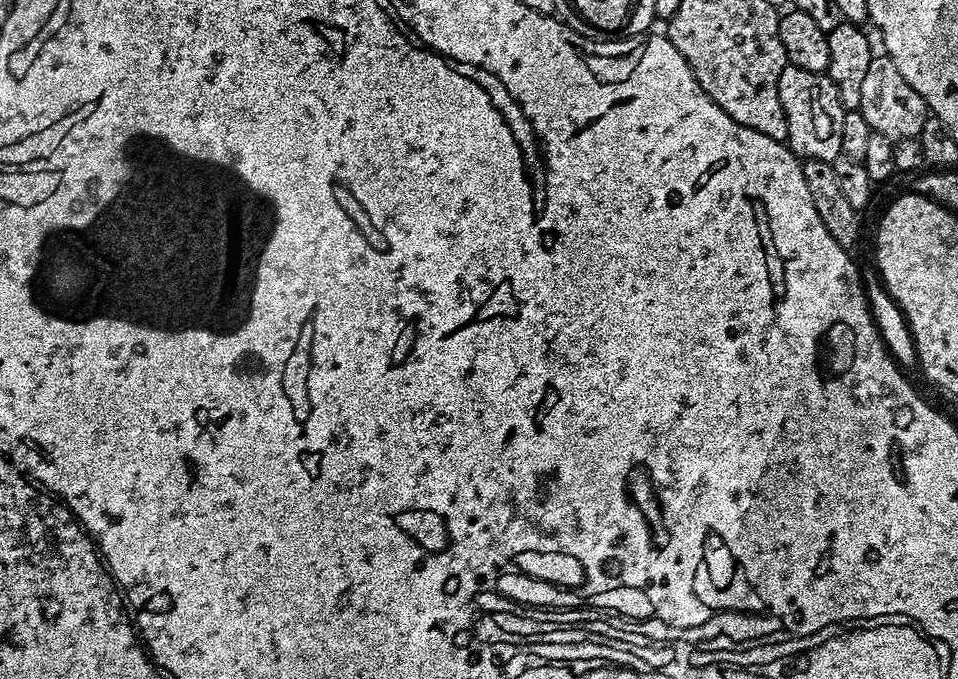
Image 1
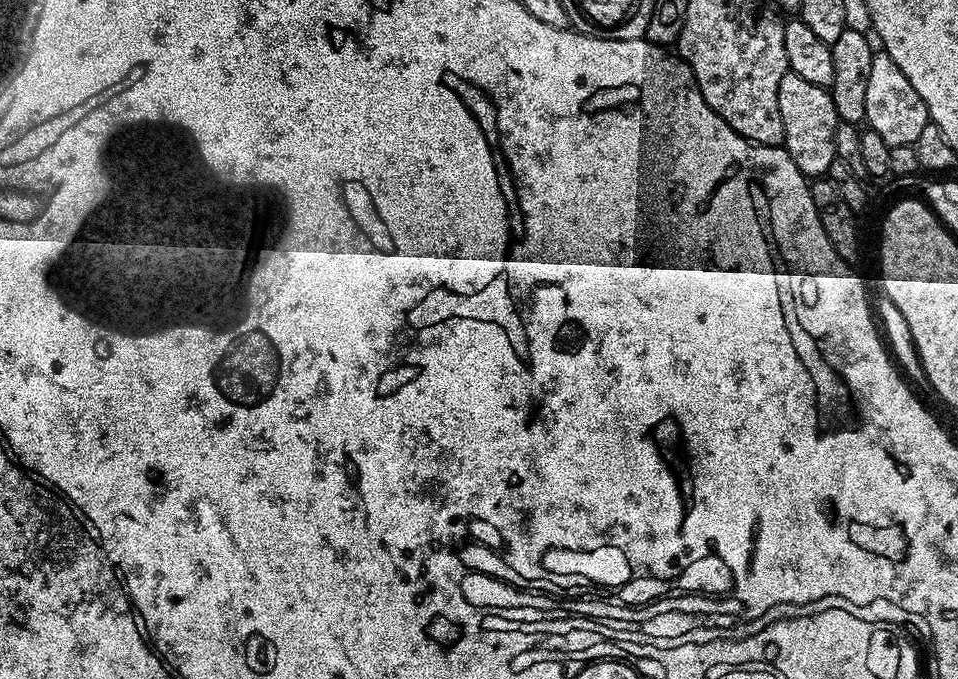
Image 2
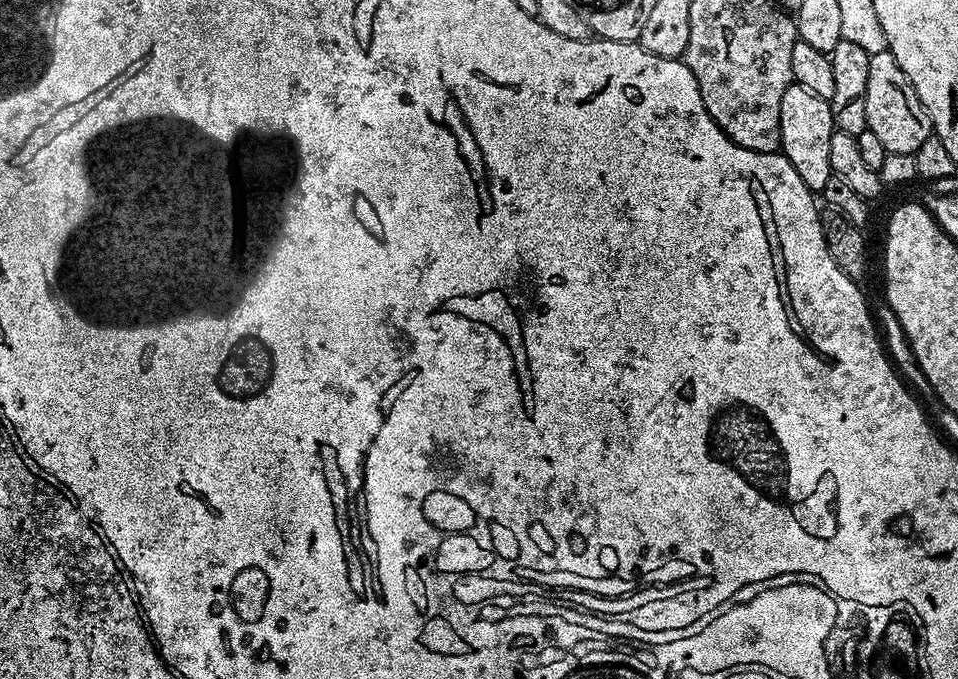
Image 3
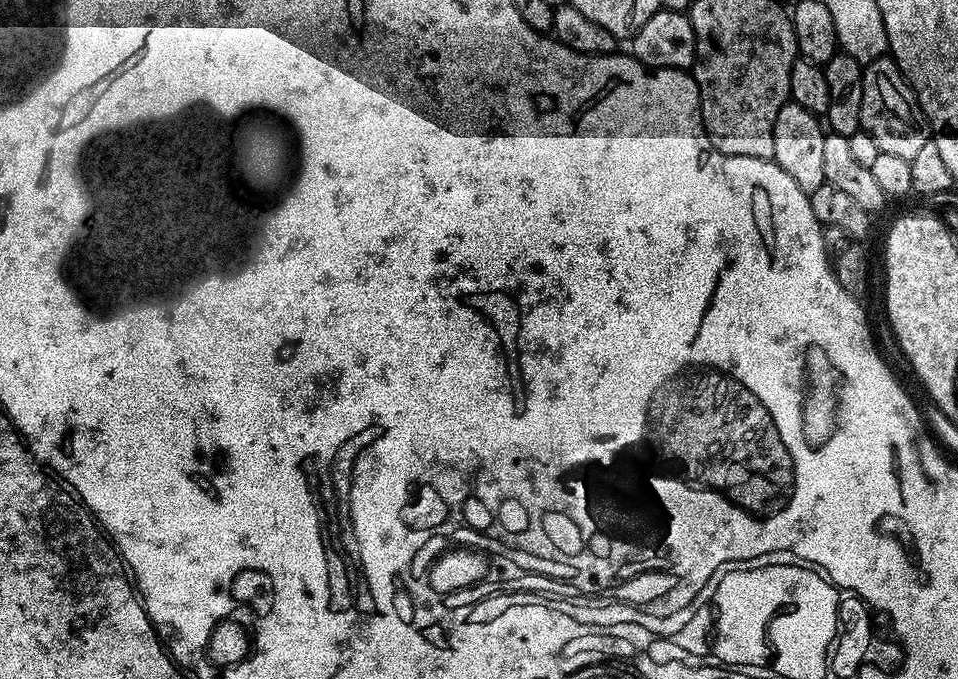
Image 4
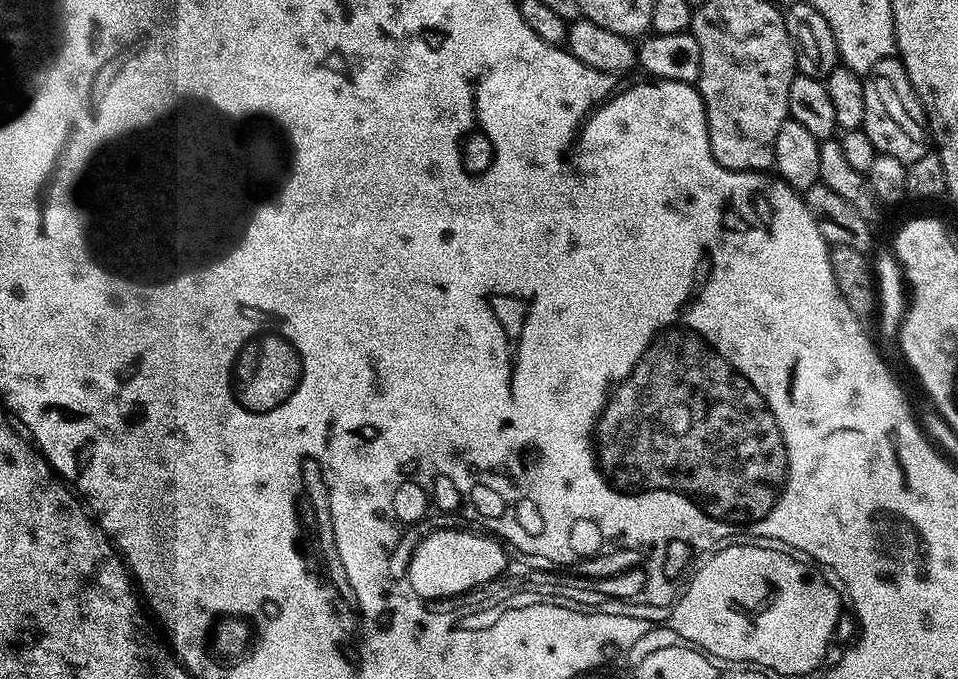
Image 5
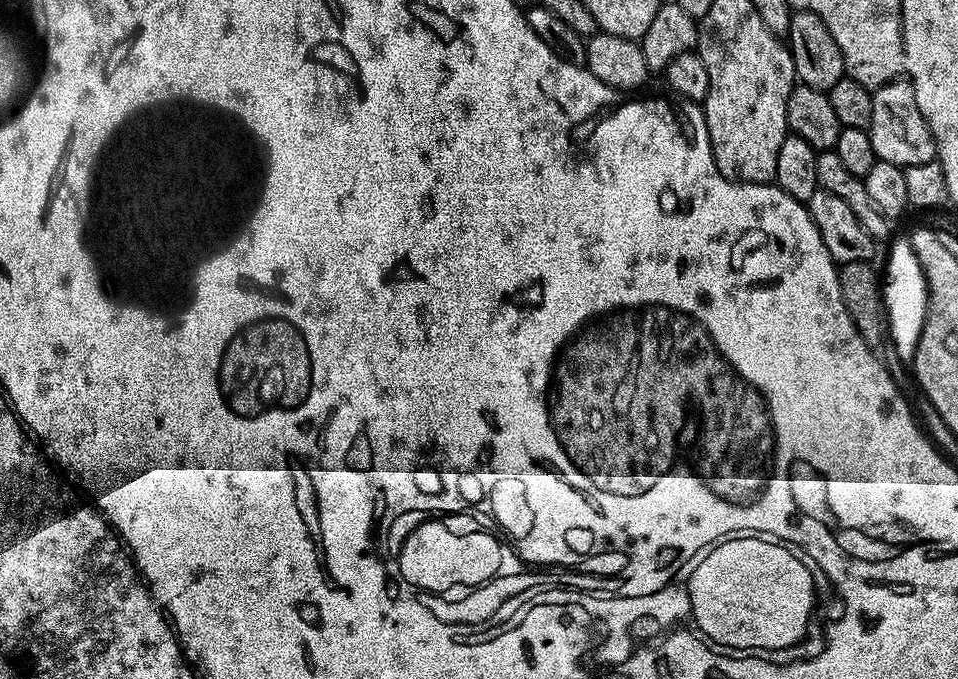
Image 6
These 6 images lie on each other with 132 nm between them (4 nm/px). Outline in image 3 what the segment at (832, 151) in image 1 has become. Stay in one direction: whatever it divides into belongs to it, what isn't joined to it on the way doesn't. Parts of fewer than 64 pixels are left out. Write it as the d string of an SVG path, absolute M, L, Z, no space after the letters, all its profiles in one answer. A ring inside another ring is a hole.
M793 82L786 94L782 94L782 110L780 111L780 152L788 159L790 166L798 170L798 178L806 182L813 194L823 193L826 182L833 176L830 170L830 138L836 131L836 123L832 117L832 105L827 100L818 98L818 94L810 94L802 85Z

